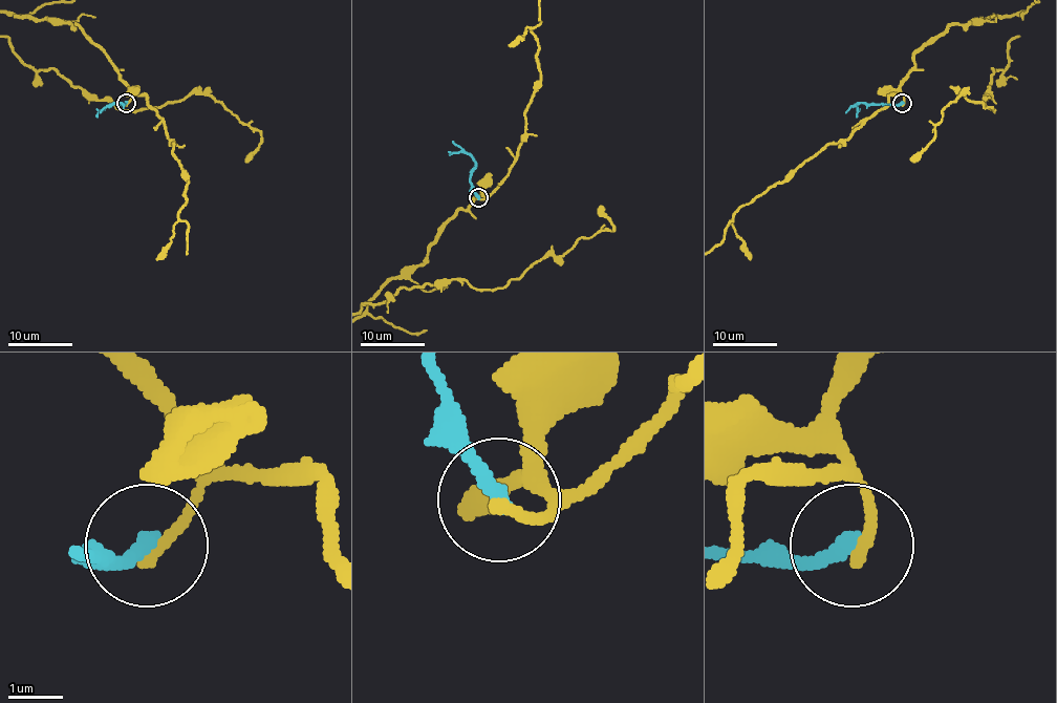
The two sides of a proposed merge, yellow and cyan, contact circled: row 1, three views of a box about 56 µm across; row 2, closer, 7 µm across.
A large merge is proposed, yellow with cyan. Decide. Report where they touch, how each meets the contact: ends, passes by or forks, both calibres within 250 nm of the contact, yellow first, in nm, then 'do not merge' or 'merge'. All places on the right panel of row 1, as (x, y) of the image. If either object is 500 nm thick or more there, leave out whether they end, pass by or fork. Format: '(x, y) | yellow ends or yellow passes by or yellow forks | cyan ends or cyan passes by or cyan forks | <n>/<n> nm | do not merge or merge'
(902, 103) | yellow ends | cyan ends | 240/300 nm | do not merge

